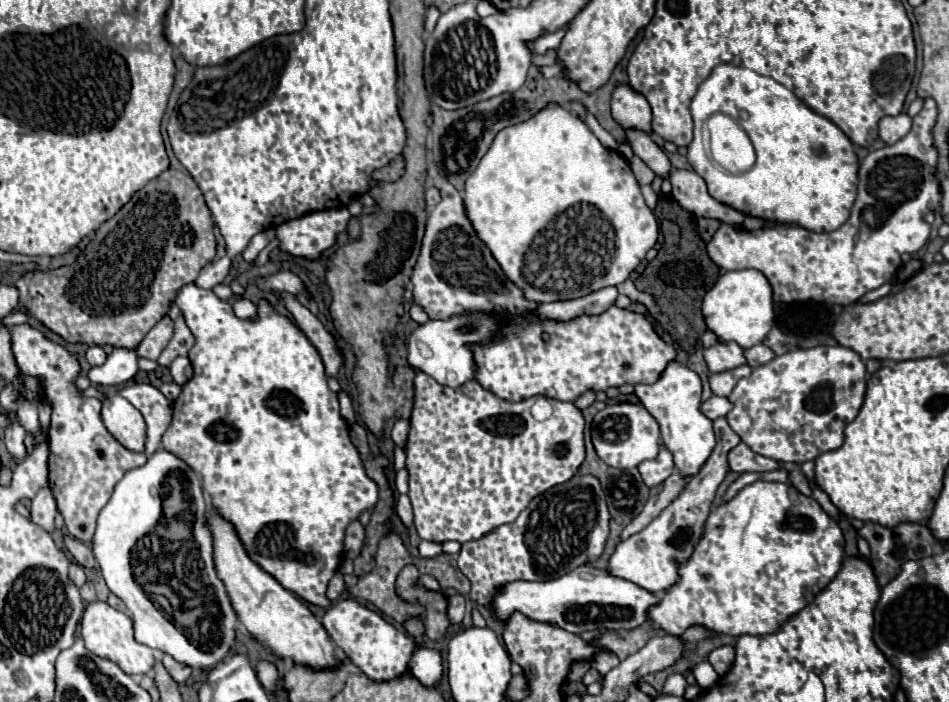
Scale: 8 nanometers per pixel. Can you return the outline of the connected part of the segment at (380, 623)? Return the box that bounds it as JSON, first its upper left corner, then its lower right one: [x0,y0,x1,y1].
[322,597,414,683]

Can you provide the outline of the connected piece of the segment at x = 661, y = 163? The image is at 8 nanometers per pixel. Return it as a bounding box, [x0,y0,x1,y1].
[626,131,672,179]

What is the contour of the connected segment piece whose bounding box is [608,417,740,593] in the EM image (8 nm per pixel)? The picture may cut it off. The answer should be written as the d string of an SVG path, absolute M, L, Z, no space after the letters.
M724 417L714 421L714 433L716 433L718 443L710 459L698 471L698 475L692 477L688 487L648 527L628 537L626 541L618 543L616 551L608 559L608 573L612 573L614 577L632 581L634 585L640 585L642 589L648 589L650 593L662 593L664 589L668 589L670 585L678 581L676 567L690 557L696 541L700 539L704 521L710 513L714 493L728 473L728 453L740 443L740 437L730 429Z

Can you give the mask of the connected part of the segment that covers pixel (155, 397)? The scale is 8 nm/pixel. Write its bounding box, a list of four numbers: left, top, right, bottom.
[120,382,172,455]

